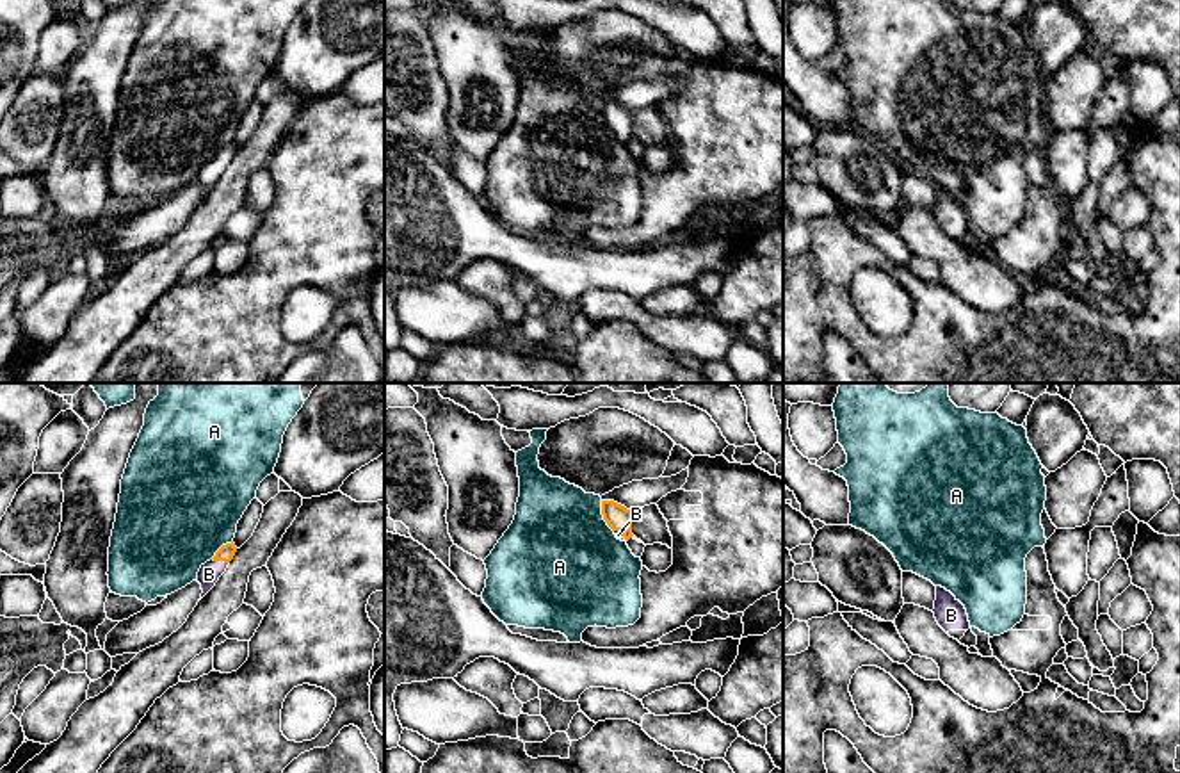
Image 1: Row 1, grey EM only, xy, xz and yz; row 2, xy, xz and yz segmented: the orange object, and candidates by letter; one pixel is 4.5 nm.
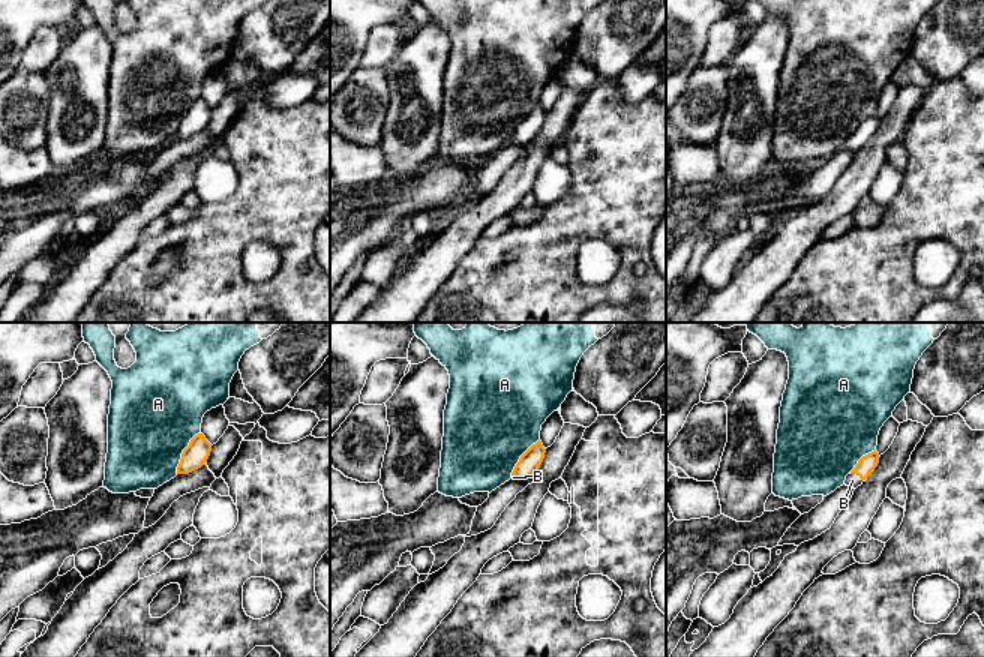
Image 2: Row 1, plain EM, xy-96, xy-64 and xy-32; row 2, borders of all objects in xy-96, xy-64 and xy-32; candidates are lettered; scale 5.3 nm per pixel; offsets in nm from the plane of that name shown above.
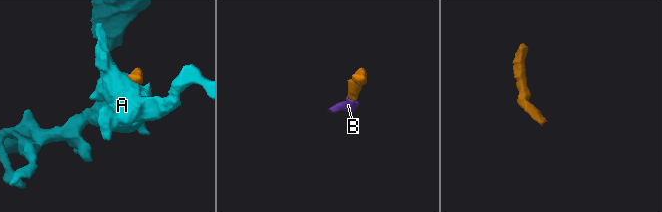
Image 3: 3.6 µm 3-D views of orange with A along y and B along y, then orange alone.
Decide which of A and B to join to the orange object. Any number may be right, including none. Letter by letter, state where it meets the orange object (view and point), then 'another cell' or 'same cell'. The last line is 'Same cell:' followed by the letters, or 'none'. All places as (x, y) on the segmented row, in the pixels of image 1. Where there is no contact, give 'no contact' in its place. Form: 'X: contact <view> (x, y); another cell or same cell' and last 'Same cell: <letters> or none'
A: contact xz (604, 517); another cell
B: contact xy (221, 560); same cell
Same cell: B

